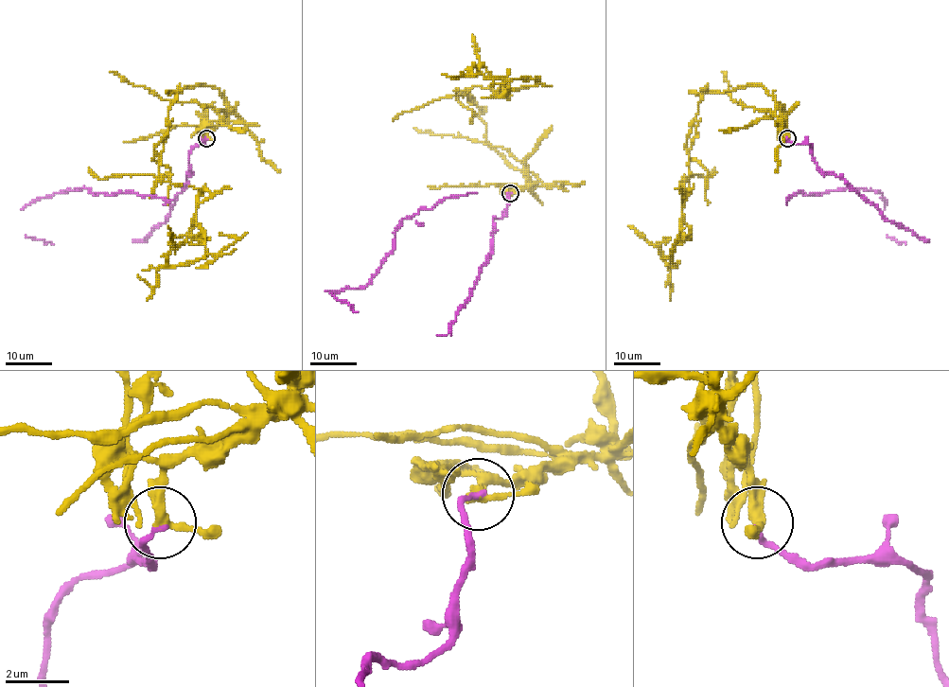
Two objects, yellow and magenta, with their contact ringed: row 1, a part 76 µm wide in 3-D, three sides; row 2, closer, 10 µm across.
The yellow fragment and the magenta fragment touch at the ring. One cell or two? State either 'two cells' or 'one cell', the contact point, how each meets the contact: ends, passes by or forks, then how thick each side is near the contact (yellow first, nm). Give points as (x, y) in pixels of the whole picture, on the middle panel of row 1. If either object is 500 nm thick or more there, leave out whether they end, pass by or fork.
two cells | (510, 193) | yellow passes by | magenta ends | 300/180 nm

